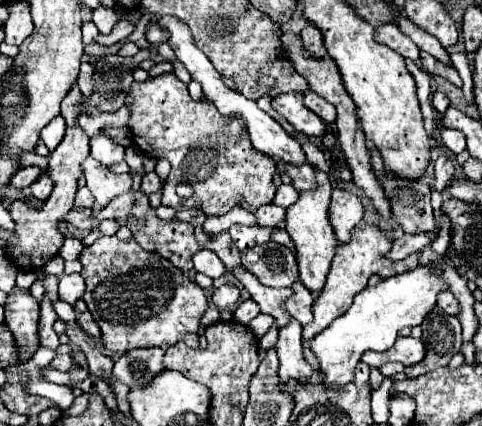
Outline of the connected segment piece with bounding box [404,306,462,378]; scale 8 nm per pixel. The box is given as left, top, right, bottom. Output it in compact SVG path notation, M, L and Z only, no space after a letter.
M434 306L422 322L422 342L426 346L426 356L416 366L408 366L404 370L408 378L416 378L434 368L446 366L450 358L460 352L462 336L458 318L444 314L440 306Z

